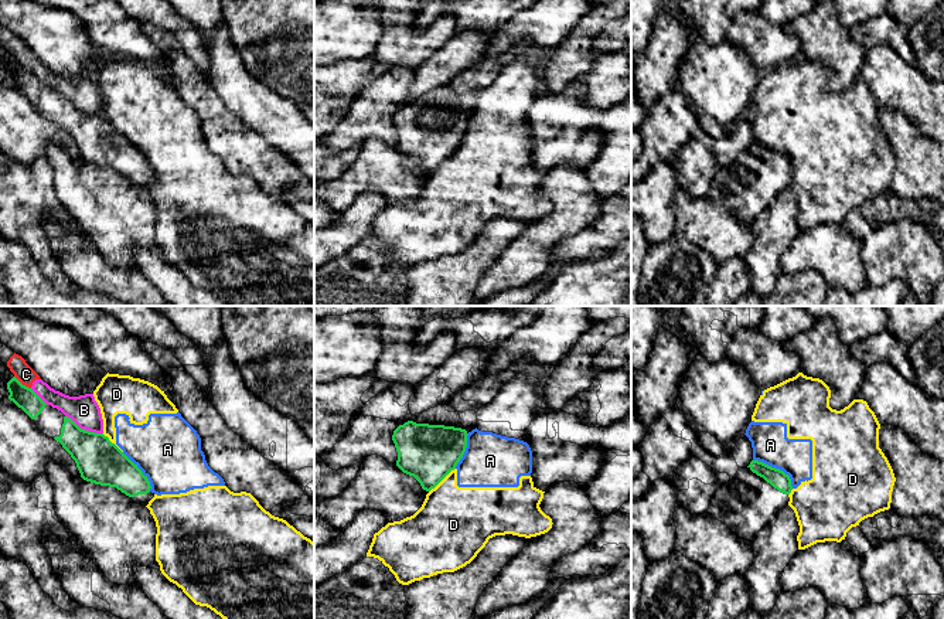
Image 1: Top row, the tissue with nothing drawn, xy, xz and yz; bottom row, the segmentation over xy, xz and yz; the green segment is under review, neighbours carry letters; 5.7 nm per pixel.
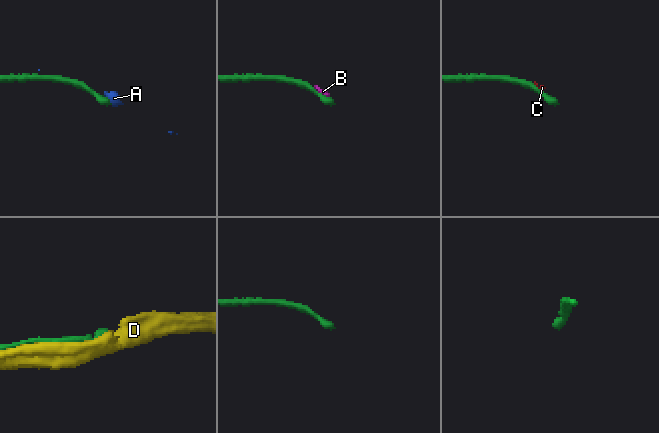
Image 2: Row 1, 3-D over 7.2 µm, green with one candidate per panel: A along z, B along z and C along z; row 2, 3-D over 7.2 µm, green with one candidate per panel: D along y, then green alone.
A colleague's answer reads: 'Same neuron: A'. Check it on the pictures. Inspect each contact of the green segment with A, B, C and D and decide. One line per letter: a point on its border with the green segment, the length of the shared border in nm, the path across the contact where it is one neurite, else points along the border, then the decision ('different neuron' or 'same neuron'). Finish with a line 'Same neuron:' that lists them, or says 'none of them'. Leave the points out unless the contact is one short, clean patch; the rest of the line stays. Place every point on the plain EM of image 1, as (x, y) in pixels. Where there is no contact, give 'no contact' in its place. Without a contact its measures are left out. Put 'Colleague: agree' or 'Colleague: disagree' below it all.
A: meets green in yz at (777, 152); contact 280 nm long; border along yz (753, 142), (781, 152), (789, 159), (793, 170); different neuron
B: meets green in xy at (84, 112); contact 240 nm long; different neuron
C: meets green in xy at (21, 67); contact 120 nm long; border along xy (14, 58), (30, 71); different neuron
D: meets green in xz at (442, 162); contact 200 nm long; different neuron
Same neuron: none of them
Colleague: disagree

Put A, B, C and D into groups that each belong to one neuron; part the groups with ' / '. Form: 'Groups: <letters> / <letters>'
Groups: A D / B C

